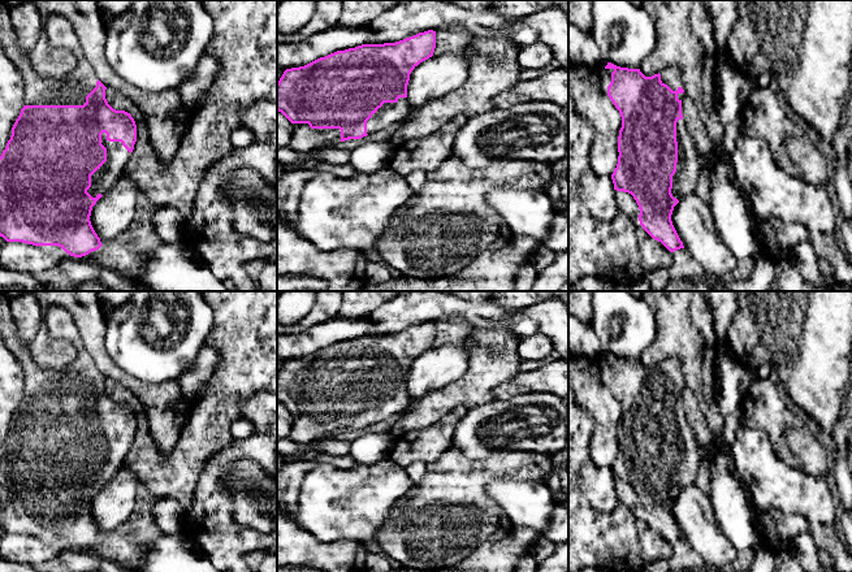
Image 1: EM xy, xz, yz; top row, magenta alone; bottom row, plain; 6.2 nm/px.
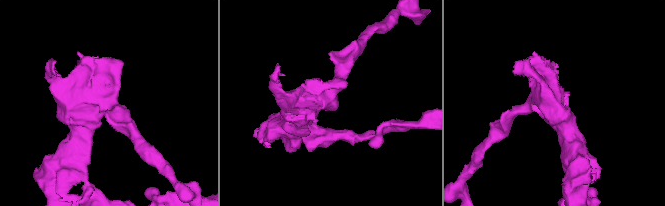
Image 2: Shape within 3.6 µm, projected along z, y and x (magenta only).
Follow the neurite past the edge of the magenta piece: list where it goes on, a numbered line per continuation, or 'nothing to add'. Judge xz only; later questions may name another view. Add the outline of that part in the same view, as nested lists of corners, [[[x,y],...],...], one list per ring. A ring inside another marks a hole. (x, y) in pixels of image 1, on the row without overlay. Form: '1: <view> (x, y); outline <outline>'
1: xz (305, 430); outline [[[293,415],[293,428],[289,438],[306,445],[324,437],[336,437],[339,433],[339,420],[311,420],[308,415]]]

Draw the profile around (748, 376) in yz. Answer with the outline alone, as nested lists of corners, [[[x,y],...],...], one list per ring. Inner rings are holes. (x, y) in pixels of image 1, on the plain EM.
[[[741,365],[740,385],[739,385],[740,393],[743,395],[747,395],[756,380],[758,380],[757,369]]]

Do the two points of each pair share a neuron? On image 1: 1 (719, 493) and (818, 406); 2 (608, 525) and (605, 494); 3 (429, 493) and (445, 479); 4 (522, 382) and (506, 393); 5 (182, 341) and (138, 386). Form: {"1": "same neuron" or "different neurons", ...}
{"1": "different neurons", "2": "different neurons", "3": "same neuron", "4": "same neuron", "5": "different neurons"}

